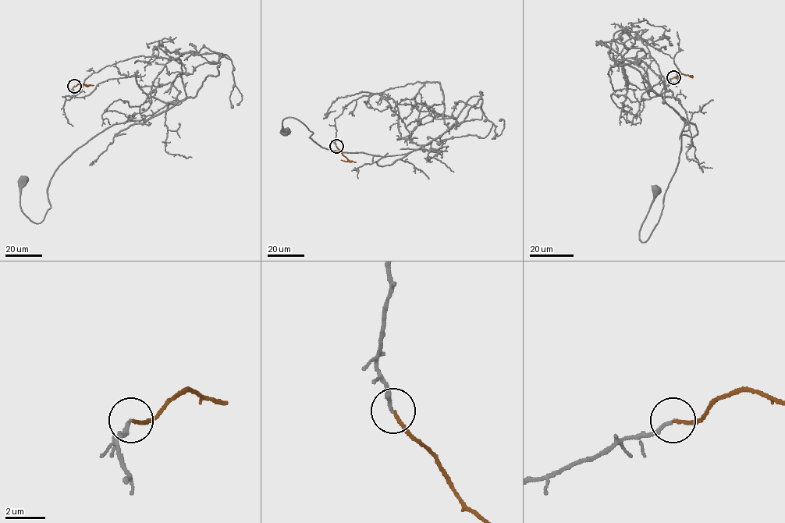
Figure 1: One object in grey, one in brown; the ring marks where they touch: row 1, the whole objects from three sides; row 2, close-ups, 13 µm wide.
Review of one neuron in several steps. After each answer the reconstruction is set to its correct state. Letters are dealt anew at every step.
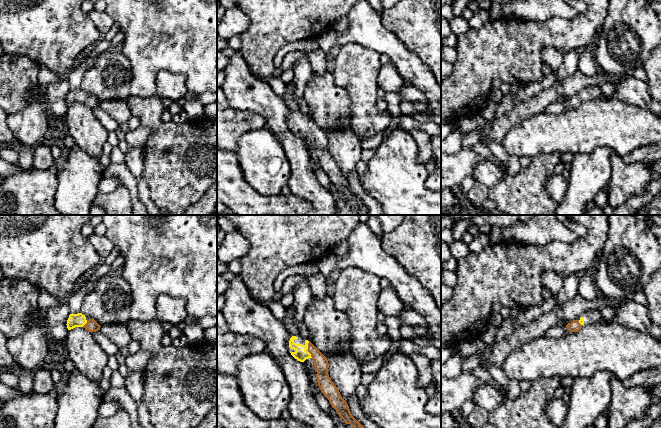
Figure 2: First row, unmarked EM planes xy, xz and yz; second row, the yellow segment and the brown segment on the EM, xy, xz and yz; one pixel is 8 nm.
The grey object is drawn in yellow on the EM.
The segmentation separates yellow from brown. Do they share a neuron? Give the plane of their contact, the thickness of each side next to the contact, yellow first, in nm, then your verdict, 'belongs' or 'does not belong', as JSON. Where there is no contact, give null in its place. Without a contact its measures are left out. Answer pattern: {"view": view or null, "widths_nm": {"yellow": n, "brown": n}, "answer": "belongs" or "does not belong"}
{"view": "xz", "widths_nm": {"yellow": 100, "brown": 120}, "answer": "belongs"}

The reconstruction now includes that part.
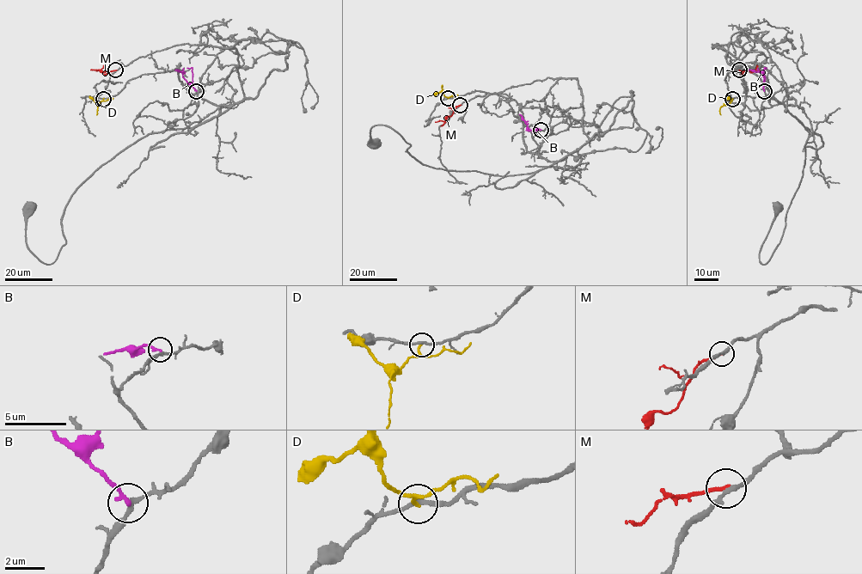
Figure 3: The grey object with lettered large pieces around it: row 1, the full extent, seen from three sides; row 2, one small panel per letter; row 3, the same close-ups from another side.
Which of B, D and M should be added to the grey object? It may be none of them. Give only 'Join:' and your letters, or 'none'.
Join: none

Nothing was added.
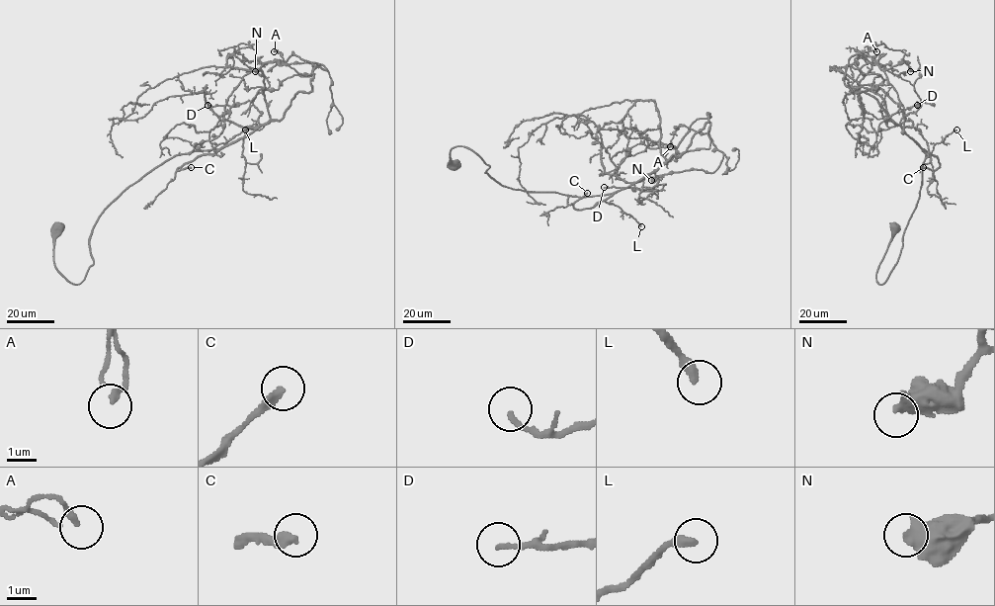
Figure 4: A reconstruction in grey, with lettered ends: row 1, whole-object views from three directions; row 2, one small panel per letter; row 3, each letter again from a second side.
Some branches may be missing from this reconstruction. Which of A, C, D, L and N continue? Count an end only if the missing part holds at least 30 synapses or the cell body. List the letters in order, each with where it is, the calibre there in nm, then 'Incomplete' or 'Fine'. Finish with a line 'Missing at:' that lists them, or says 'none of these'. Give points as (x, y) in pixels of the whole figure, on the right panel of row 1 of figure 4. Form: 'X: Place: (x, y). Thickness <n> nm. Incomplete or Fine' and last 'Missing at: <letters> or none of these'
A: Place: (876, 51). Thickness 200 nm. Fine
C: Place: (923, 167). Thickness 340 nm. Incomplete
D: Place: (917, 105). Thickness 150 nm. Fine
L: Place: (956, 129). Thickness 320 nm. Incomplete
N: Place: (910, 71). Thickness 500 nm. Fine
Missing at: C, L

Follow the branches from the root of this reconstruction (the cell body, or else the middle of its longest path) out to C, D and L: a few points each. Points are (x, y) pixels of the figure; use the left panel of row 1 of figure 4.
C: (57, 227), (54, 264), (78, 285), (99, 215), (175, 156), (216, 150), (177, 169), (191, 167)
D: (57, 227), (54, 264), (78, 285), (93, 227), (124, 192), (259, 125), (249, 101), (207, 105)
L: (57, 227), (54, 264), (78, 285), (93, 264), (93, 227), (124, 192), (175, 156), (214, 153), (245, 129)

